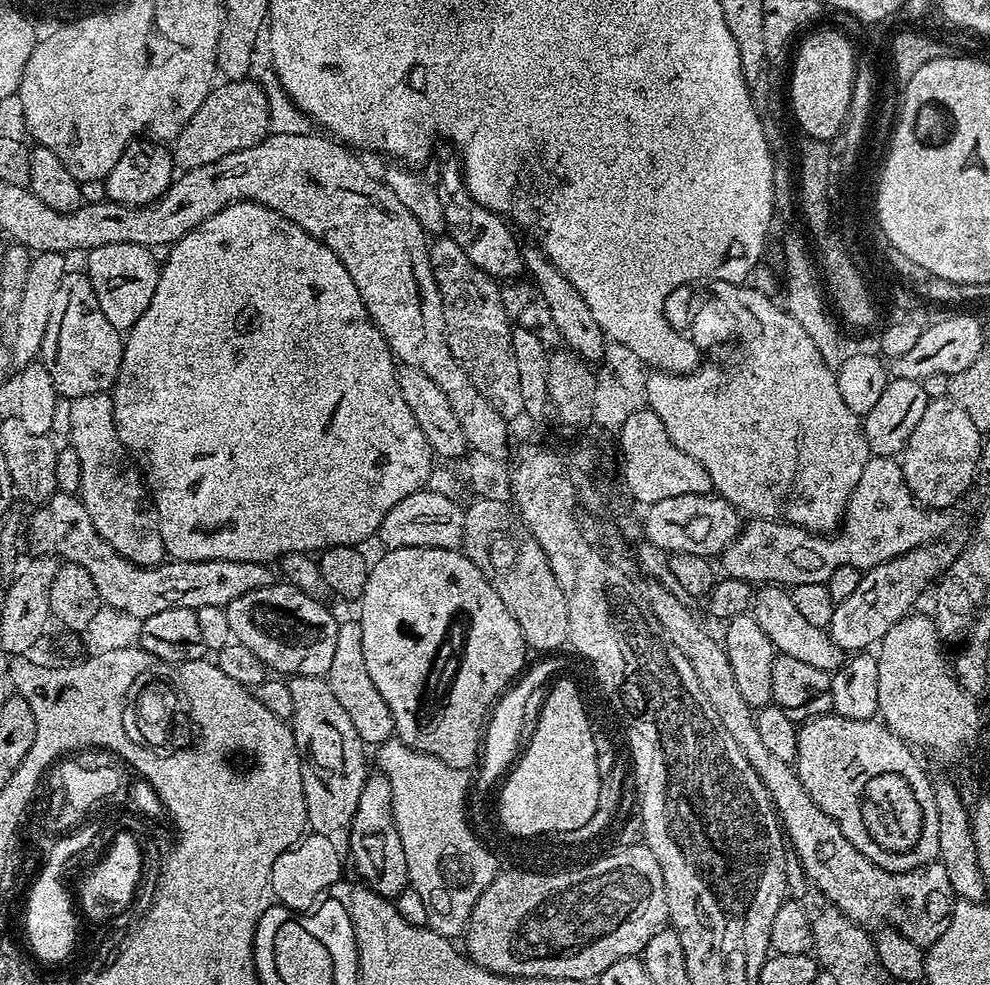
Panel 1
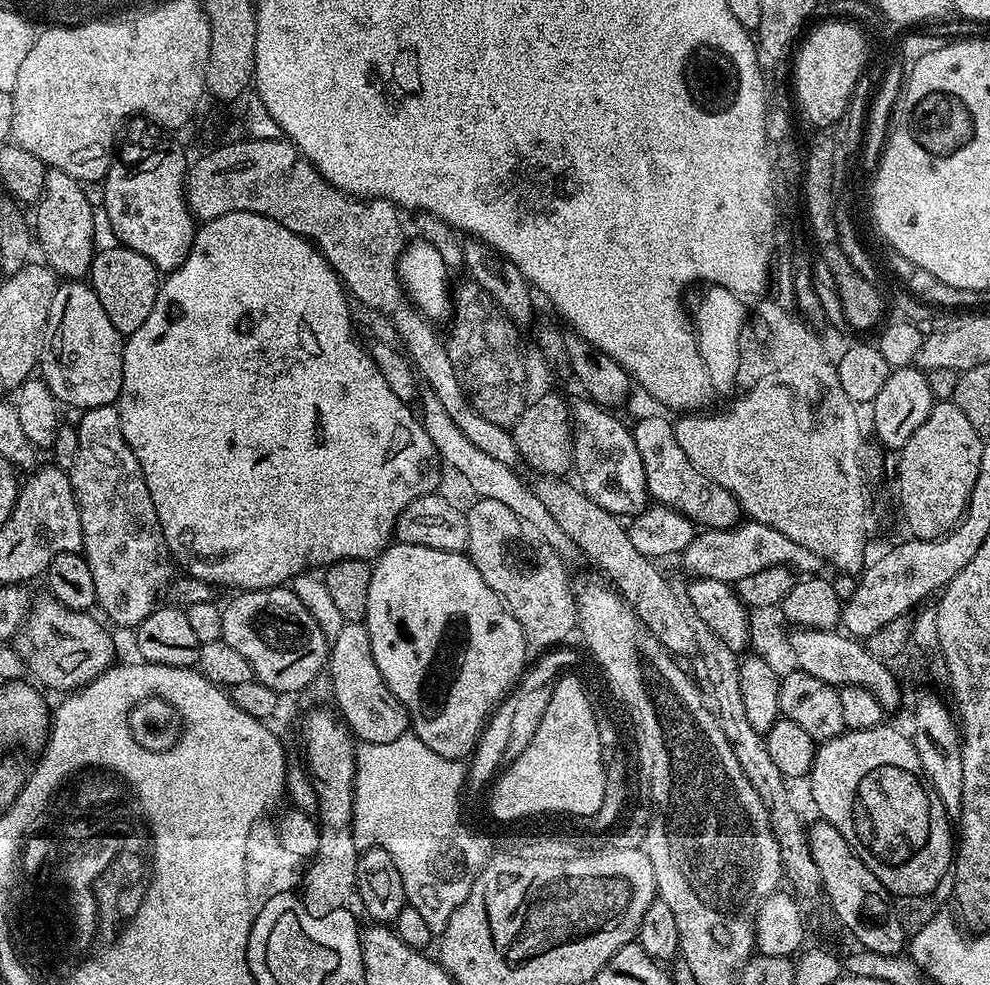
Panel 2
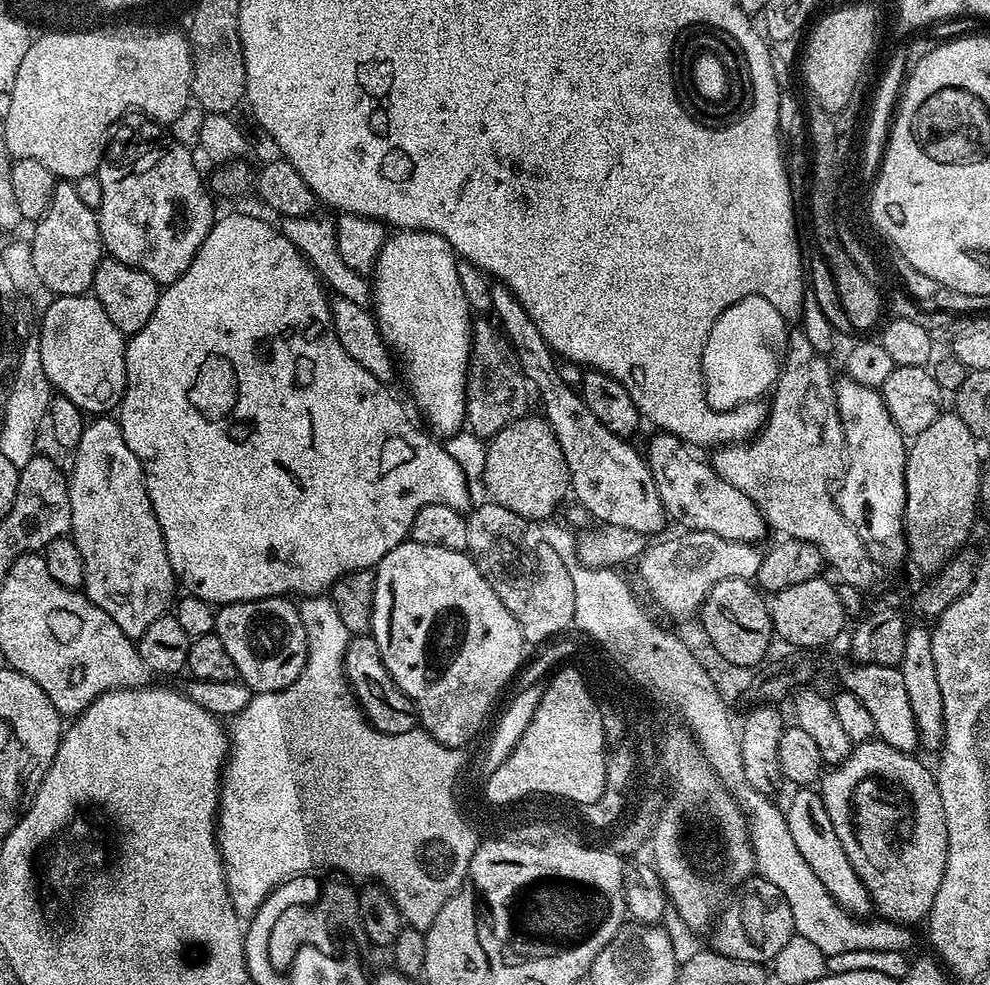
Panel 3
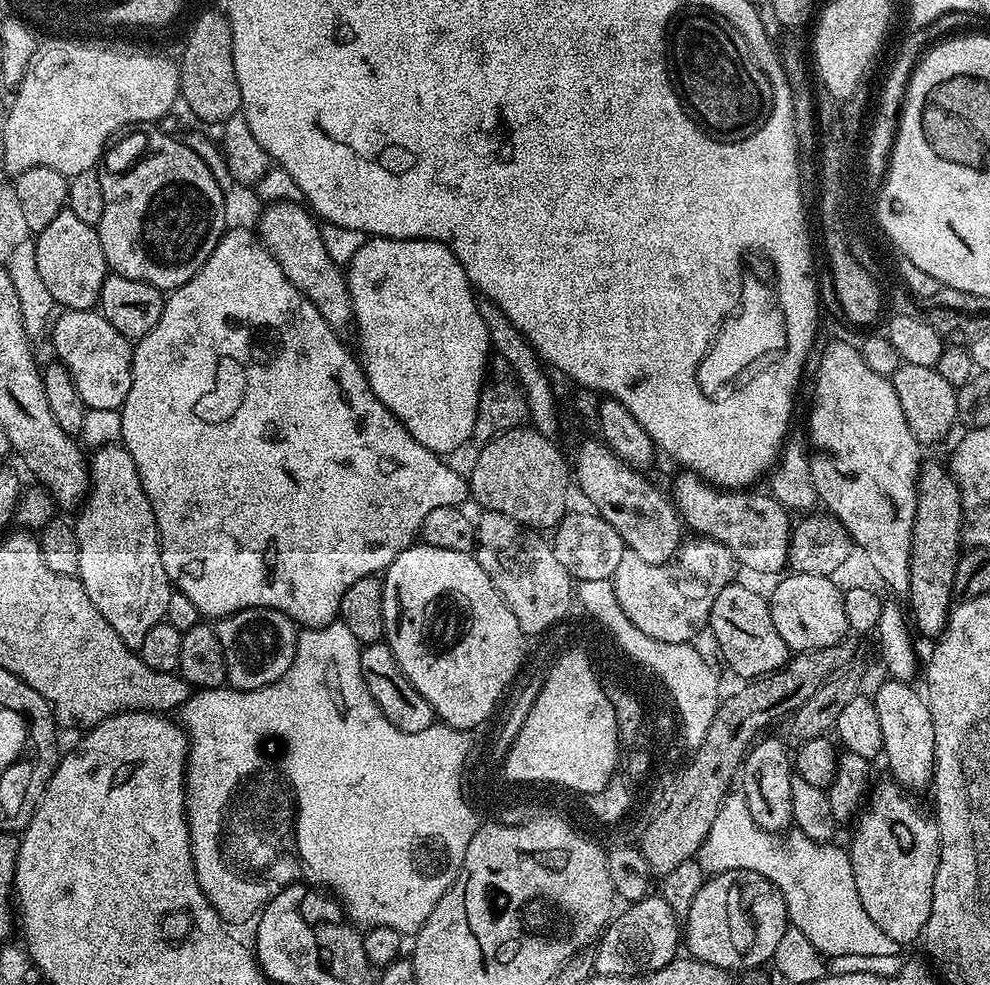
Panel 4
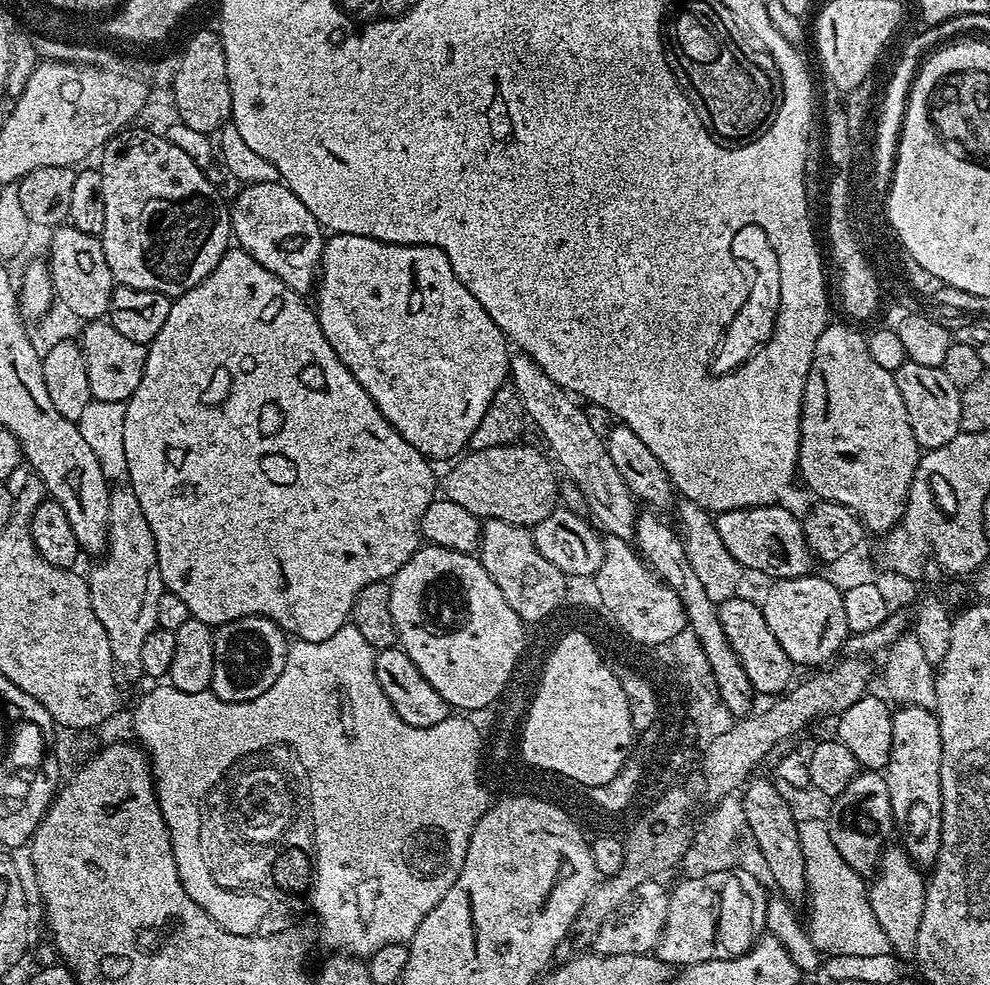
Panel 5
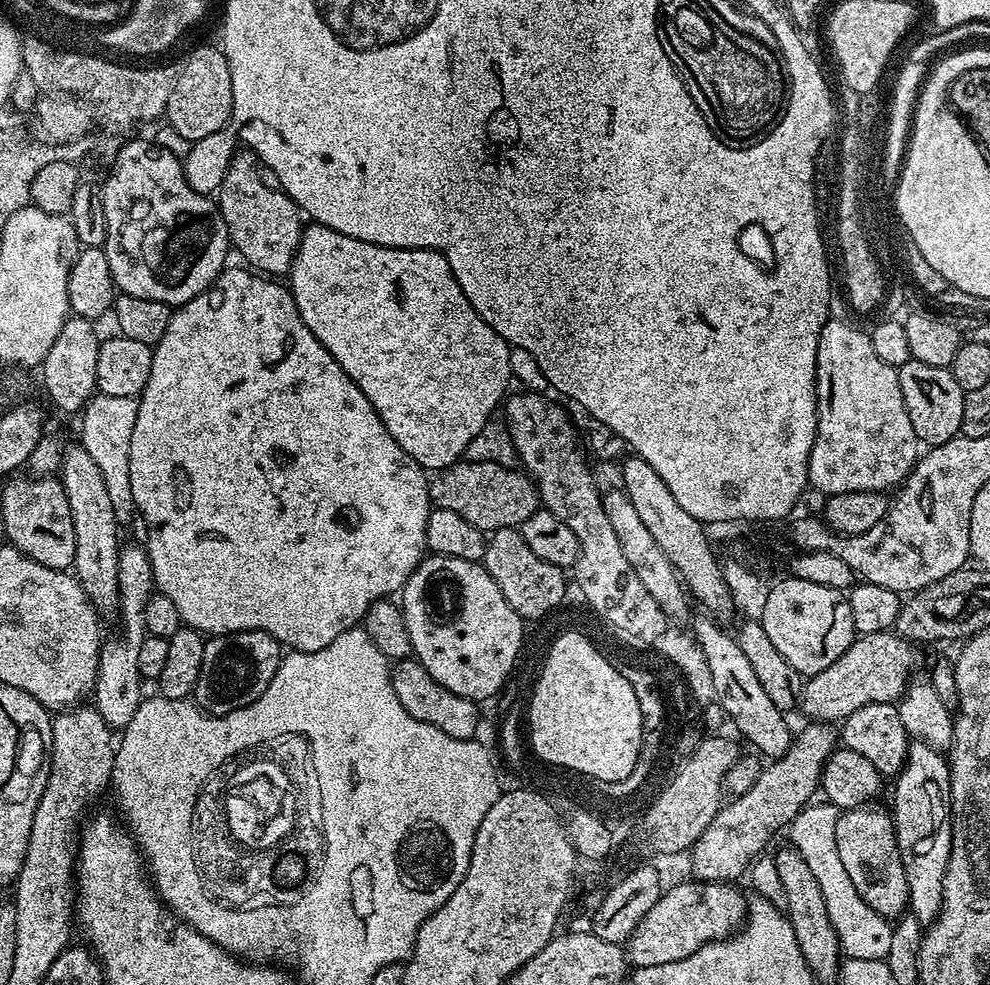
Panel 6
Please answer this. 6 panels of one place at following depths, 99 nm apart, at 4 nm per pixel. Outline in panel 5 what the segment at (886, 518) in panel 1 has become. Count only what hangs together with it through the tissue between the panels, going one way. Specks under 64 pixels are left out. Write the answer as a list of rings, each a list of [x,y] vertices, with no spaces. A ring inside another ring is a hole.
[[[612,542],[607,545],[602,566],[594,577],[604,603],[624,629],[635,636],[640,645],[663,645],[673,643],[685,631],[688,619],[678,594],[665,584],[626,542]]]

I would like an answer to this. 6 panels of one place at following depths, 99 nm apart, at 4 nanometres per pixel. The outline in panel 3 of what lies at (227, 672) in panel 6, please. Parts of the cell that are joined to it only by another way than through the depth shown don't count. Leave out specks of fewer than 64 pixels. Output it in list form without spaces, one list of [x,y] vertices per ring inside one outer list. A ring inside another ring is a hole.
[[[271,596],[217,607],[215,635],[230,653],[237,677],[253,693],[277,692],[290,686],[306,666],[306,626],[302,626],[299,607],[291,599]]]

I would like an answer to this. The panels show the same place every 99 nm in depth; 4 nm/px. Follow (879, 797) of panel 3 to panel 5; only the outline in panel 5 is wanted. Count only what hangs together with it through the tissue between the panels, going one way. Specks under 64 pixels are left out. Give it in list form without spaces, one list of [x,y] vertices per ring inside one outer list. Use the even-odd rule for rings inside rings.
[[[903,847],[885,848],[884,857],[868,889],[868,901],[874,910],[874,918],[878,918],[878,926],[882,926],[886,938],[890,938],[892,952],[901,961],[911,961],[916,955],[918,926],[922,926],[922,910],[926,906],[927,893],[925,873],[908,857]]]

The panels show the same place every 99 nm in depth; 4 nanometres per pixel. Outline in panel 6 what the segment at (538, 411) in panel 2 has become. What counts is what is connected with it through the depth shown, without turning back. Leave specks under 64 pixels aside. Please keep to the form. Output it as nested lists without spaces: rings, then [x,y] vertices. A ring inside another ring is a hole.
[[[459,459],[449,468],[441,468],[429,479],[428,499],[432,508],[454,510],[470,526],[491,534],[500,528],[519,529],[522,522],[541,507],[540,495],[531,476],[519,467],[498,466],[498,462],[474,462]]]

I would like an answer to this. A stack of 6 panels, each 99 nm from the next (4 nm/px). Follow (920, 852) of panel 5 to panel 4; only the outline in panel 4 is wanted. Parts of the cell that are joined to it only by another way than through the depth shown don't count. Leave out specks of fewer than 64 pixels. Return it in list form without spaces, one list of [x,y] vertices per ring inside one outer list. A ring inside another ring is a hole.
[[[885,679],[885,684],[871,697],[874,710],[878,710],[878,723],[882,725],[884,739],[883,759],[888,759],[891,779],[905,789],[924,788],[933,783],[936,770],[934,758],[934,722],[927,699],[911,687],[909,681]]]

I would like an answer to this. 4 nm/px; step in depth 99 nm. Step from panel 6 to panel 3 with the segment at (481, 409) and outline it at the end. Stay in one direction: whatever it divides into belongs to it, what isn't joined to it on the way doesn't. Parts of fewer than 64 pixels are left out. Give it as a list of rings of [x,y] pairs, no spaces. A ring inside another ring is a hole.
[[[396,230],[385,239],[370,280],[376,323],[380,325],[384,341],[402,365],[402,380],[404,376],[409,390],[412,391],[413,402],[428,419],[427,427],[440,438],[456,435],[466,424],[466,382],[472,349],[474,312],[466,302],[466,294],[462,294],[457,259],[450,242],[446,242],[446,238],[438,234]]]

